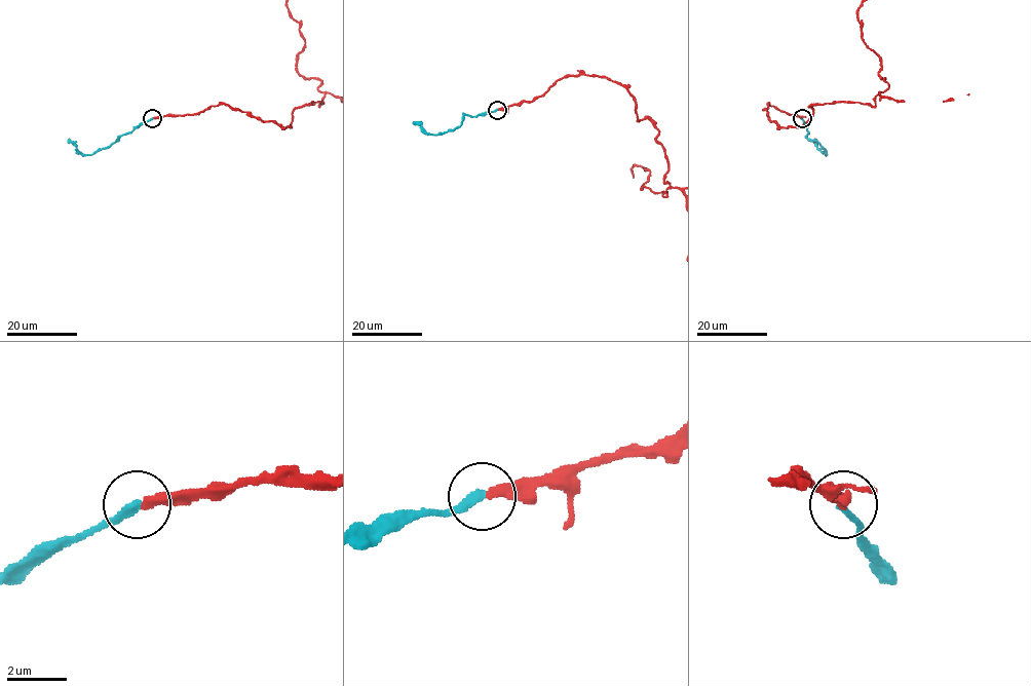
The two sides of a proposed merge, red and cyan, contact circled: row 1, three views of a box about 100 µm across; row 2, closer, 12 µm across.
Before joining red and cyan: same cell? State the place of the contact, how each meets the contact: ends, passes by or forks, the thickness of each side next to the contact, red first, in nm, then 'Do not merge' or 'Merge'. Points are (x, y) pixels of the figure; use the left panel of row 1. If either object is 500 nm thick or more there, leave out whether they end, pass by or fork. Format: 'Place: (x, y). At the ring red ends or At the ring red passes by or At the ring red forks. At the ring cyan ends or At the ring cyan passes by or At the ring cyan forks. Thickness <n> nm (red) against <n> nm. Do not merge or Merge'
Place: (152, 118). At the ring red ends. At the ring cyan ends. Thickness 280 nm (red) against 260 nm. Merge

